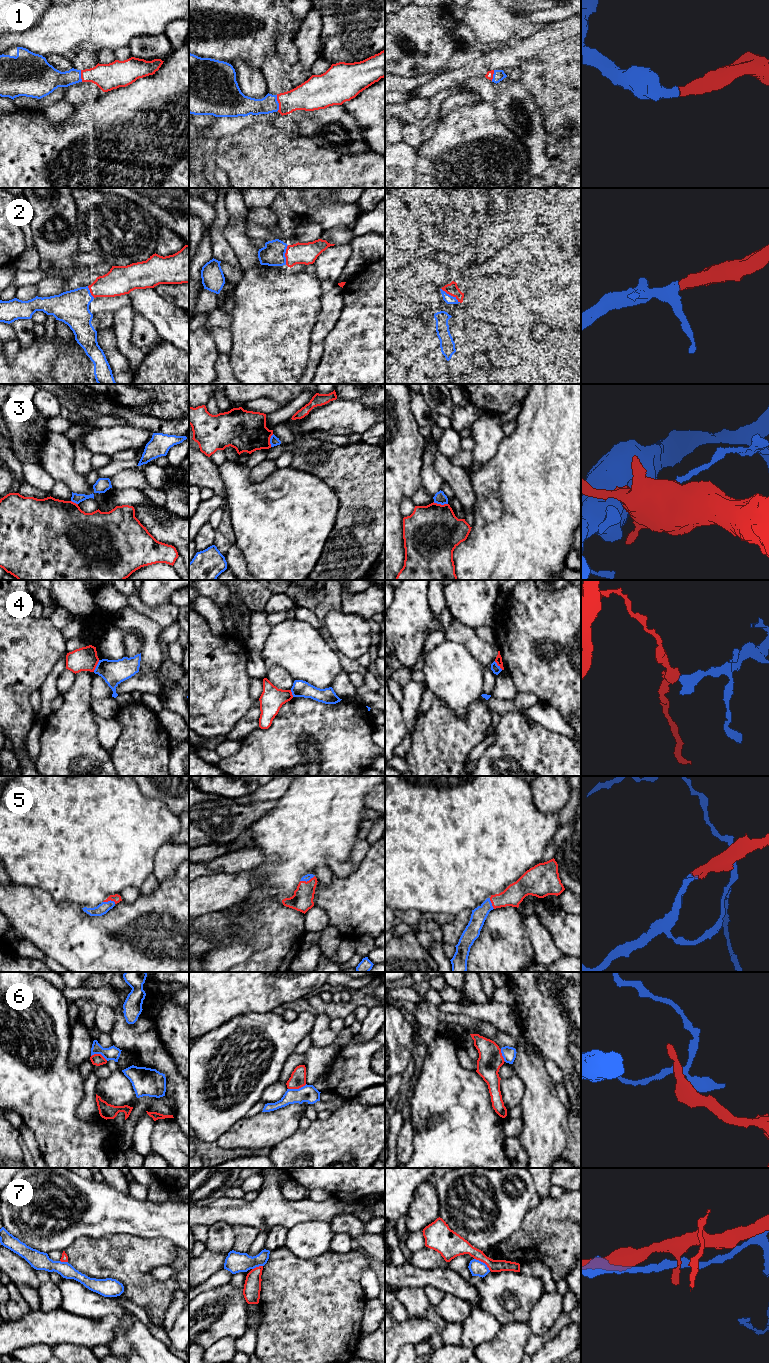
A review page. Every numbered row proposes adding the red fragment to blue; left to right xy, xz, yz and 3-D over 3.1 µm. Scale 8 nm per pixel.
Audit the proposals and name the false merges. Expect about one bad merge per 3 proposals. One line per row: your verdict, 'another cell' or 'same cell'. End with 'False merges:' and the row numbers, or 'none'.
1: same cell
2: same cell
3: same cell
4: another cell
5: same cell
6: another cell
7: another cell
False merges: 4, 6, 7

